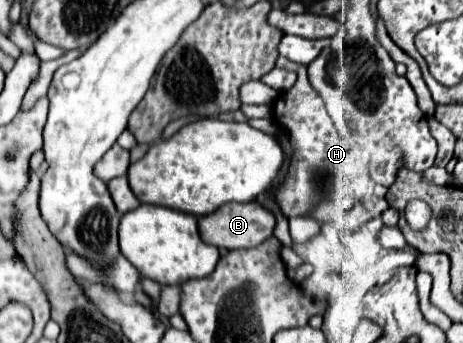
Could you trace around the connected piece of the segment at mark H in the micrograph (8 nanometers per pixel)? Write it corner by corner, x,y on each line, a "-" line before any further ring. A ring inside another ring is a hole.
278,57
276,67
294,71
298,75
296,83
292,85
292,89
284,91
278,95
278,99
272,105
272,117
274,121
286,129
288,141
292,145
292,163
290,163
290,173
288,179
278,187
280,191
276,193
276,201
282,209
282,213
286,217
296,217
296,215
310,215
316,217
318,221
326,223
336,219
336,213
352,209
356,201
360,201
366,193
372,193
374,189
374,181
368,173
380,173
380,163
374,163
374,159
378,159
376,155
372,155
372,143
366,141
366,137
370,137
368,133
358,133
356,131
356,123
354,127
348,125
348,121
344,119
344,111
329,111
326,108
322,97
312,89
310,81
308,81
308,73
306,73
306,65
300,63
292,63
286,57

